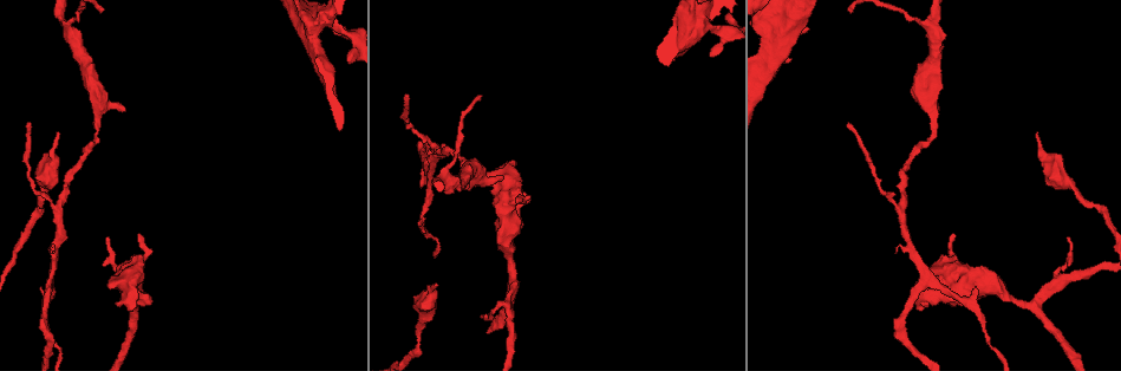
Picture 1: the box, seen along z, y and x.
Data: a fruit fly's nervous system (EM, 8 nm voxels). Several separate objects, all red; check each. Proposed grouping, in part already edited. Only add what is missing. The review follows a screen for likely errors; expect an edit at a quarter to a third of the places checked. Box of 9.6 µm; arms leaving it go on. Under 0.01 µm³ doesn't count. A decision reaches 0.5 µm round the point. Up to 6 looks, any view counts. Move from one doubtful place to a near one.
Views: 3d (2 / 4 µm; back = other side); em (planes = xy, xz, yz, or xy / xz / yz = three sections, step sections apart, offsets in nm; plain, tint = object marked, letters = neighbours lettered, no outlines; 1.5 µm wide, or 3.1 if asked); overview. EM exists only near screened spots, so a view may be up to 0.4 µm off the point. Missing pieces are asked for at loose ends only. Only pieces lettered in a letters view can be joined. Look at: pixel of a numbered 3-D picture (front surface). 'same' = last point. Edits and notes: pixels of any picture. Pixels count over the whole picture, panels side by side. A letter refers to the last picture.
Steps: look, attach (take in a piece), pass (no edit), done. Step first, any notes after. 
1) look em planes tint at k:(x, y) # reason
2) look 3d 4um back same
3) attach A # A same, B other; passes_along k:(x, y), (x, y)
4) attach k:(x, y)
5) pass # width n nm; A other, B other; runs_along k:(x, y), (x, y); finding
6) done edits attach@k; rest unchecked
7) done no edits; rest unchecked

look 3d 4um at 1:(404, 97) # branch stops here

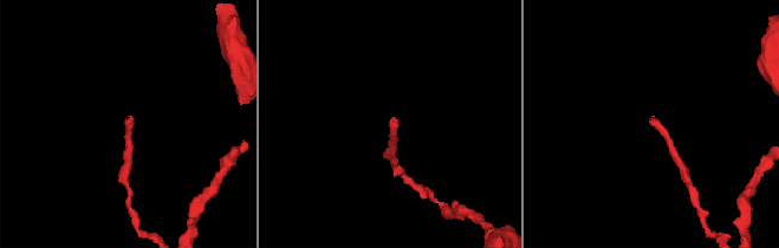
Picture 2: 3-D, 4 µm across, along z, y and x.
look em planes letters at 2:(390, 119) # shape alone is not enough

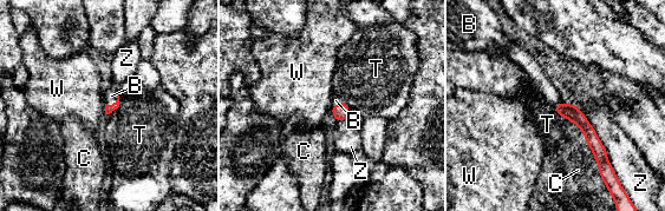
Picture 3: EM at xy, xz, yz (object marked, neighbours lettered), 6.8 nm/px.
attach B # B same, C other, T other, W other, Z other; passes_along 3:(109, 109), (113, 103), (111, 96); the cell continues

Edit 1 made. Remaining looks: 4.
look 3d 2um back at 1:(60, 134) # tapers out

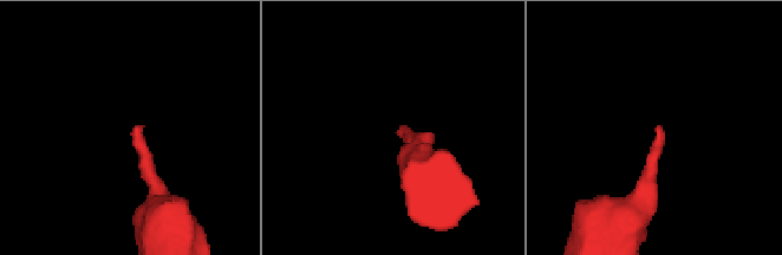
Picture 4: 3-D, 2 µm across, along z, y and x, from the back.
look em planes plain at 4:(402, 129) # need the tissue

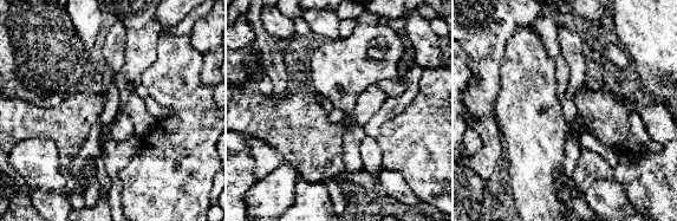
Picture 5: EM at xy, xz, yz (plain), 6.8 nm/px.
look em planes letters same

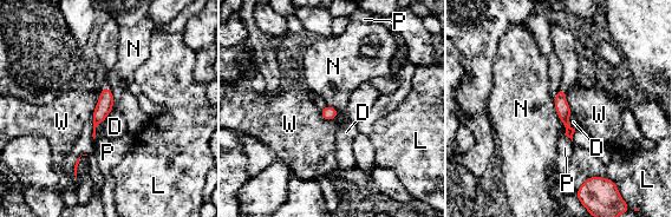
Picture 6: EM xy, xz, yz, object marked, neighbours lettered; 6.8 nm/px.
pass # width 90 nm; D other, L other, N other, P other, W other; border 6:(553, 99), (555, 111), (563, 124); none of them fits

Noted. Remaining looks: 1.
done edits attach@3; rest unchecked

